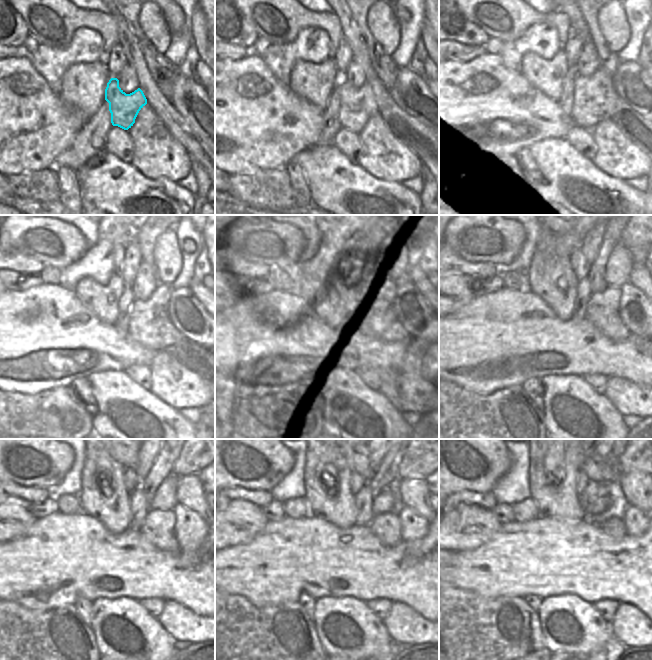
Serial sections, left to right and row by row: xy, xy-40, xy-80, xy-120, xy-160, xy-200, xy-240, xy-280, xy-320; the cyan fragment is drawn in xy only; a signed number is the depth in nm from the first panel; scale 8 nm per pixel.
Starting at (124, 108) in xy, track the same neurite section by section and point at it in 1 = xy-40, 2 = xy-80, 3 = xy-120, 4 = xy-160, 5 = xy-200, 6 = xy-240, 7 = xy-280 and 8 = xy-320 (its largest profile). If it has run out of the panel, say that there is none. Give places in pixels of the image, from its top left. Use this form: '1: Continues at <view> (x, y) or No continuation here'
1: Continues at xy-40 (358, 105)
2: Continues at xy-80 (594, 99)
3: Continues at xy-120 (150, 325)
4: Continues at xy-160 (375, 317)
5: Continues at xy-200 (602, 310)
6: Continues at xy-240 (159, 526)
7: Continues at xy-280 (387, 527)
8: Continues at xy-320 (615, 527).

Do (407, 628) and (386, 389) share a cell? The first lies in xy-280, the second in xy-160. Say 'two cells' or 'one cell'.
one cell

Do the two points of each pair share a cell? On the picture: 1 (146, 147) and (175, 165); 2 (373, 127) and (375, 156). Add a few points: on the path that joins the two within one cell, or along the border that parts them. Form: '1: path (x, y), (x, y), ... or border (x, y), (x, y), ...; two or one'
1: path (153, 148), (168, 161); one
2: path (375, 134), (375, 149); one

